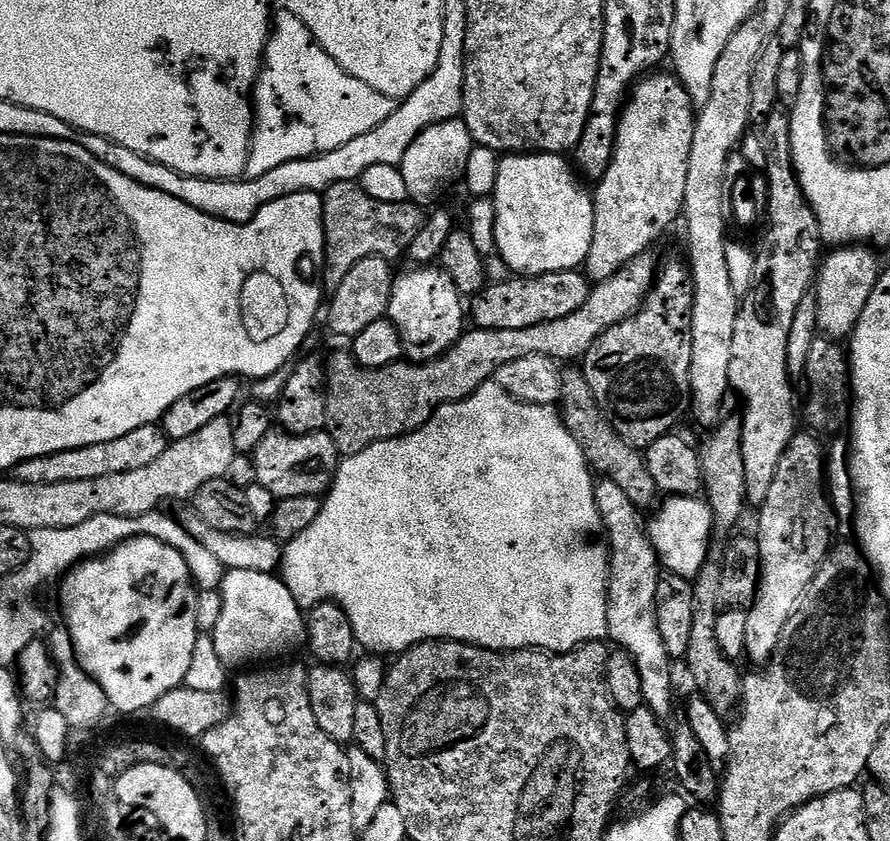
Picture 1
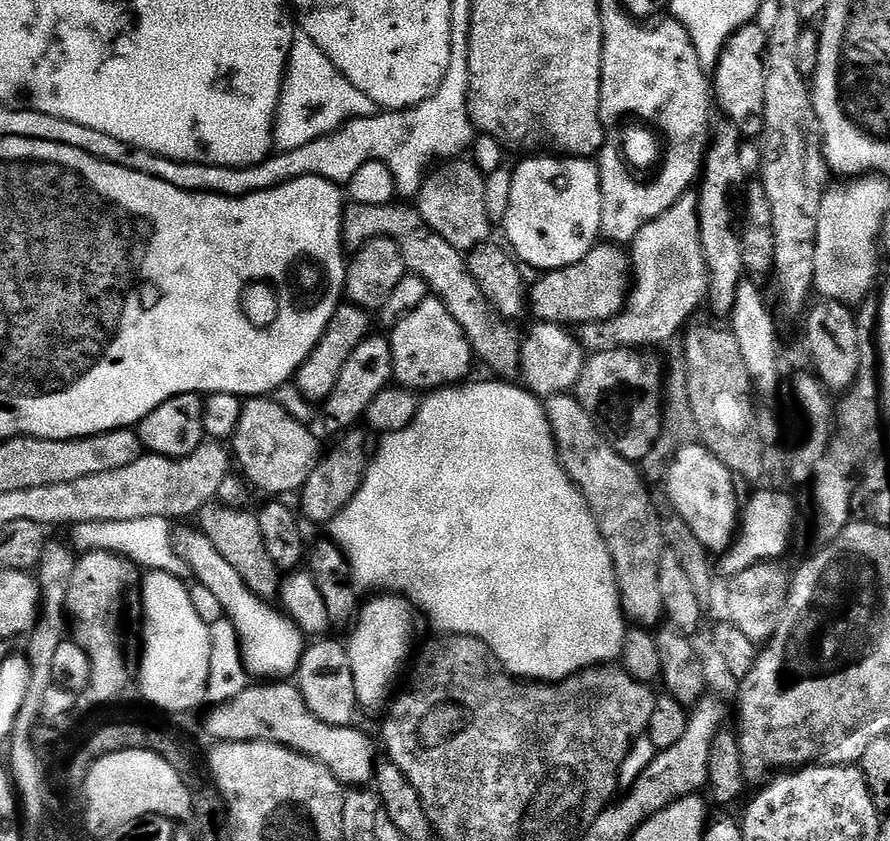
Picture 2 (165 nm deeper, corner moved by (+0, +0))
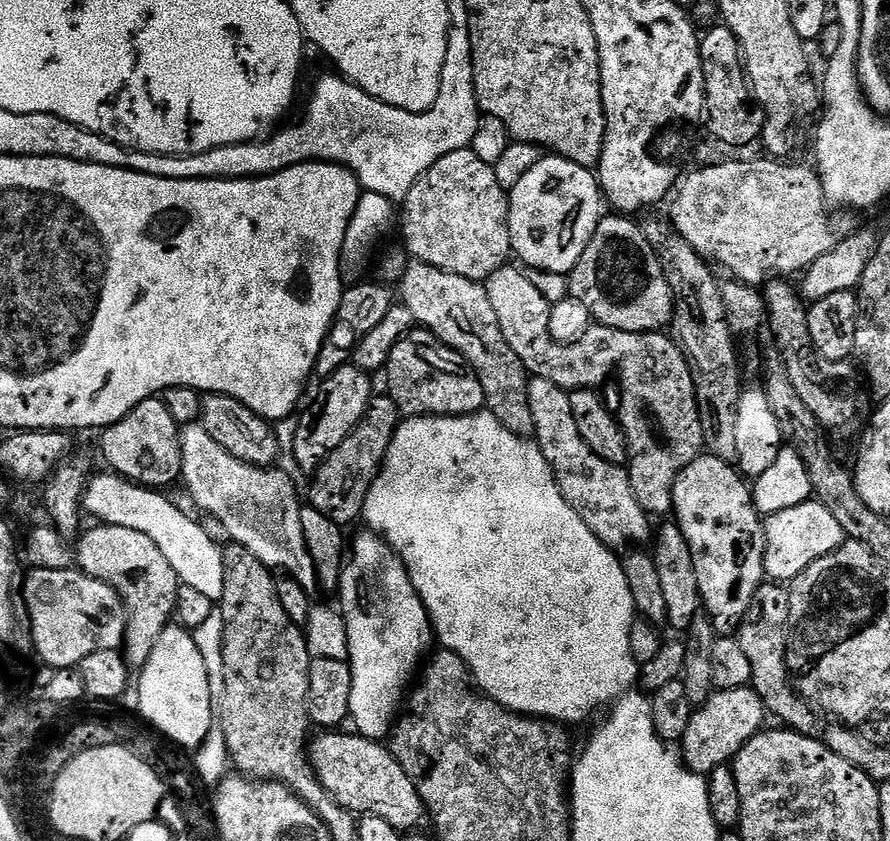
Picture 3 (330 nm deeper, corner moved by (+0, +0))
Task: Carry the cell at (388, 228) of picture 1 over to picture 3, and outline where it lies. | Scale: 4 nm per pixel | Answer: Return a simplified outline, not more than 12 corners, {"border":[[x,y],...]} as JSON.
{"border":[[412,260],[398,296],[458,350],[506,430],[534,433],[530,377],[483,283]]}

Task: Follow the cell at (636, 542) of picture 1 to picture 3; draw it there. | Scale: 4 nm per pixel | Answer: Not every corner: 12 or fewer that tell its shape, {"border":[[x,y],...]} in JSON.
{"border":[[528,382],[560,493],[613,550],[654,536],[627,467],[578,434],[569,389]]}

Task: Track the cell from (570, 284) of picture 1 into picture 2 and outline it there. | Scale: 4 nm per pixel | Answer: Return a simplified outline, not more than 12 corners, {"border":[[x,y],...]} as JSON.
{"border":[[600,242],[545,271],[526,300],[541,324],[606,322],[624,309],[629,253]]}

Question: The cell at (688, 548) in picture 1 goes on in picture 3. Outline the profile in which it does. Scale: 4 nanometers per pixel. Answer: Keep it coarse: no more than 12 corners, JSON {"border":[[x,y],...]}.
{"border":[[813,498],[763,521],[764,575],[791,582],[846,537]]}

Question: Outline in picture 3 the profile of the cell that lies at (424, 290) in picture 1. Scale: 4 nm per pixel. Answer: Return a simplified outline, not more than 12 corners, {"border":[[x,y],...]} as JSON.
{"border":[[427,330],[389,356],[387,395],[405,417],[485,407],[466,358]]}

